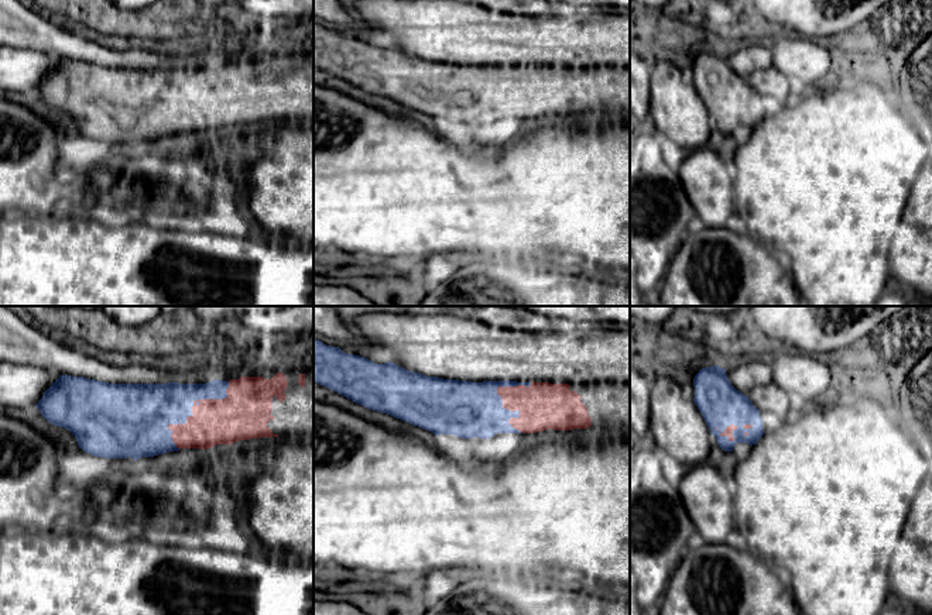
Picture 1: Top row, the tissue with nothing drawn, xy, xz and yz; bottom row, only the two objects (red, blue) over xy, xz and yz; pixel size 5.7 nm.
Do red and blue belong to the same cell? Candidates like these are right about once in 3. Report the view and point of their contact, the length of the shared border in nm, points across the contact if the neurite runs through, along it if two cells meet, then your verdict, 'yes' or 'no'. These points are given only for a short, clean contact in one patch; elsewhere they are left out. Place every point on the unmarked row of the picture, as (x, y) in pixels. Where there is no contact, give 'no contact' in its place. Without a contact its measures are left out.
contact xy (192, 96); length 480 nm; yes

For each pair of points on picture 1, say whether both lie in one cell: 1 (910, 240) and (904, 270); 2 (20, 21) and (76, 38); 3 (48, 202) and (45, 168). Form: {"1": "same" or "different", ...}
{"1": "same", "2": "same", "3": "same"}

